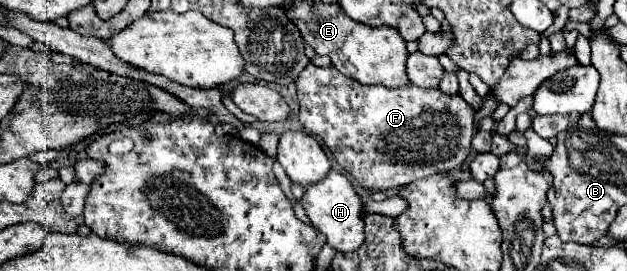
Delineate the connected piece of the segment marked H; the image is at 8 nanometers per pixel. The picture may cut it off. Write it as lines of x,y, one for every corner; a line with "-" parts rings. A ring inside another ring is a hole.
329,171
327,177
323,177
321,181
307,185
305,193
299,201
309,217
309,221
313,223
313,227
323,233
327,237
327,245
331,245
337,251
353,251
357,249
357,245
361,245
363,237
363,205
355,193
355,189
351,187
349,179
343,173
337,171

